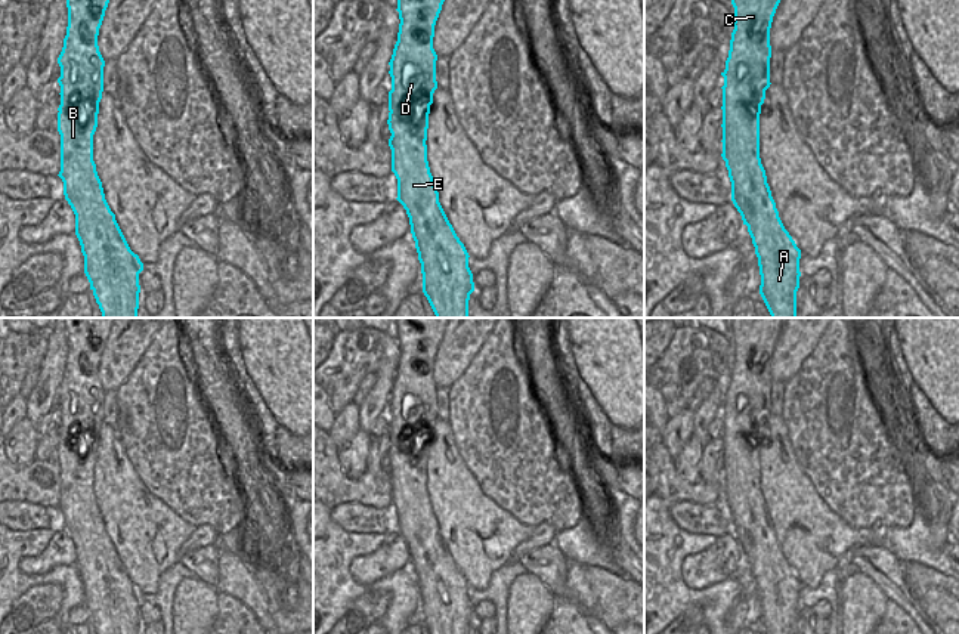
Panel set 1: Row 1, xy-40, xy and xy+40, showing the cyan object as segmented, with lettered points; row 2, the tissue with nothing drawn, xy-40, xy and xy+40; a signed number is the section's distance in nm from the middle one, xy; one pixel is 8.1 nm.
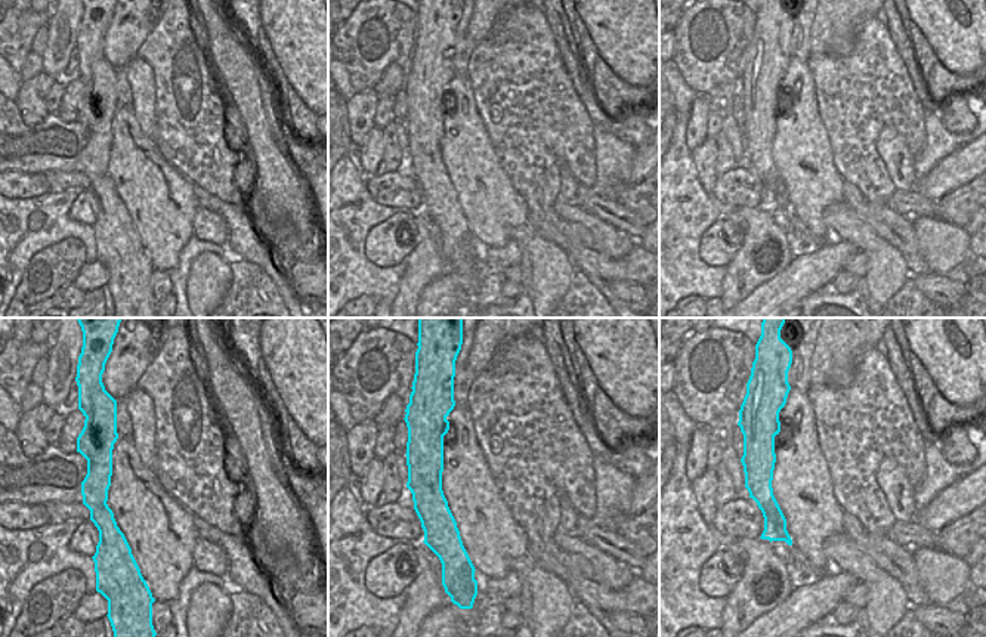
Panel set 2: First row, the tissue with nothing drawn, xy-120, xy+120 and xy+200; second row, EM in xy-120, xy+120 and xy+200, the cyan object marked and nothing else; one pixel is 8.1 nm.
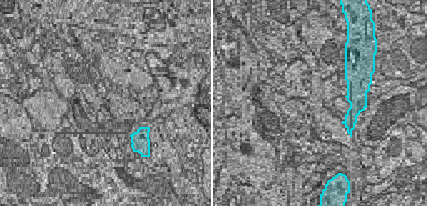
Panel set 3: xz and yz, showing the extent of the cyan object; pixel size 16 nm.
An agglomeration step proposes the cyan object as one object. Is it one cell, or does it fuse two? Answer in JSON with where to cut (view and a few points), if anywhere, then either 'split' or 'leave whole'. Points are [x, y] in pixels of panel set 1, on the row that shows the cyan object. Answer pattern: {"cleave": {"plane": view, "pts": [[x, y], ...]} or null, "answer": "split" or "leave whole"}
{"cleave": null, "answer": "leave whole"}

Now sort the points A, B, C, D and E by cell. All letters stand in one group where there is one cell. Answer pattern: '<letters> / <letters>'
A B C D E

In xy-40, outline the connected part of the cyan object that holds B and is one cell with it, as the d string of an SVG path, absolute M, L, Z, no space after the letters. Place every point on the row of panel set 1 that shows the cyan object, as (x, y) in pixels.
M66 0L68 27L58 58L61 67L61 105L58 132L61 134L61 171L64 195L75 214L75 235L84 256L84 273L99 304L102 318L137 318L139 273L143 263L134 254L111 211L93 161L93 134L98 127L99 102L103 92L105 61L98 35L109 0Z

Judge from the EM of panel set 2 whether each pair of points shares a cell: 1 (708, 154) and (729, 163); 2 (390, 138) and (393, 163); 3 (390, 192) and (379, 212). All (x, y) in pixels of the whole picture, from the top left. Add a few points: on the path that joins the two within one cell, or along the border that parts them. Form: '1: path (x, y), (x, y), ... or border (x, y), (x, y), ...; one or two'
1: border (714, 138), (717, 176); two
2: path (390, 144), (392, 157); one
3: border (365, 178), (368, 192), (379, 203), (399, 209); two

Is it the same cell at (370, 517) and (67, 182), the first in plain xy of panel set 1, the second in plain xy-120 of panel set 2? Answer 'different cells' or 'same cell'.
different cells

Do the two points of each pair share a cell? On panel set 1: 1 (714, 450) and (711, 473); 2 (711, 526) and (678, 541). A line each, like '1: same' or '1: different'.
1: same
2: different

